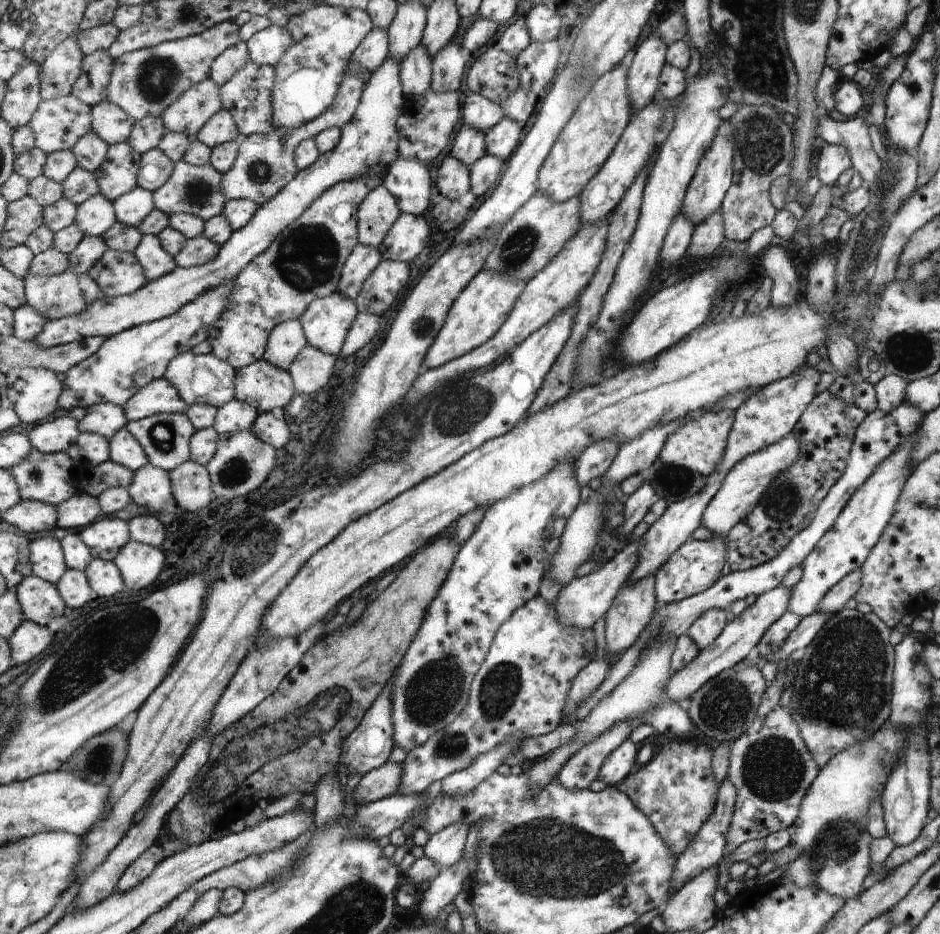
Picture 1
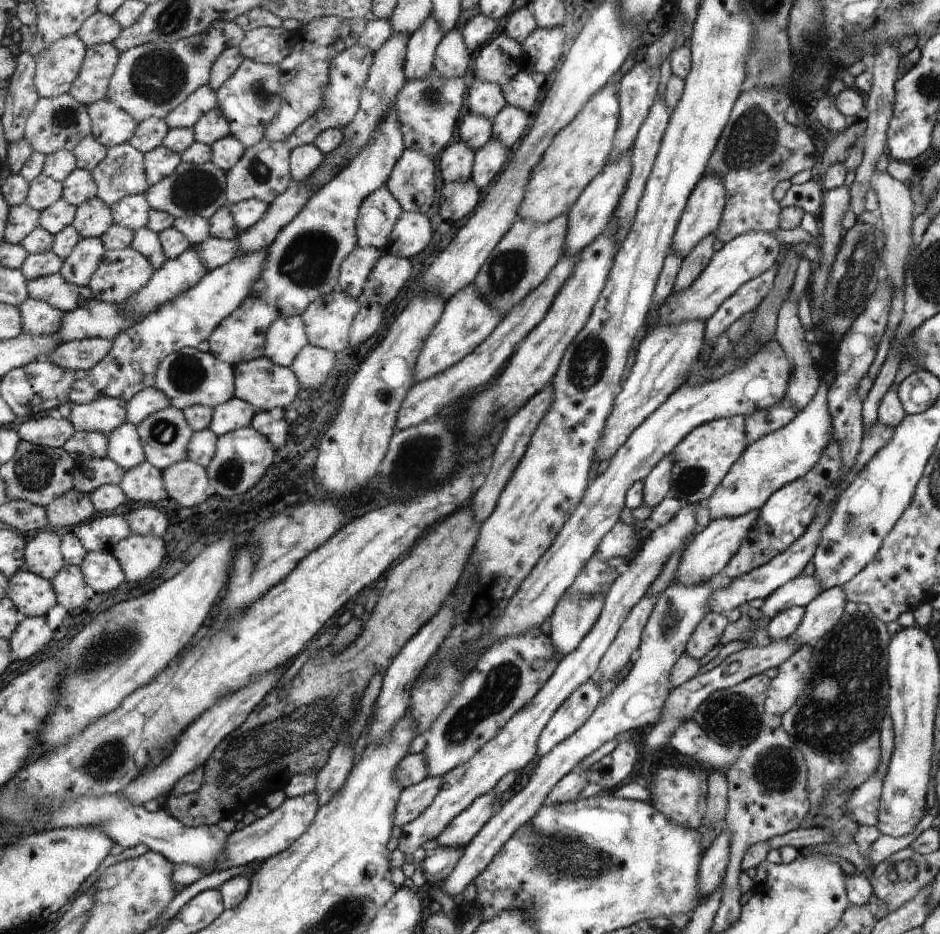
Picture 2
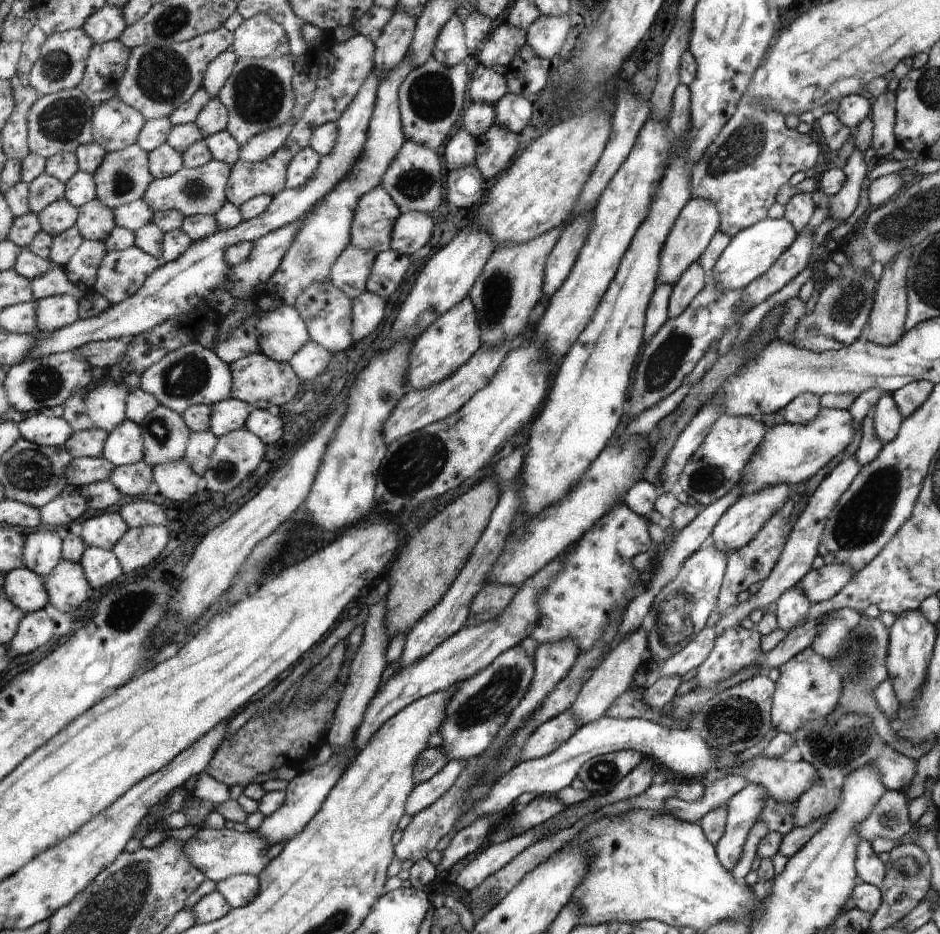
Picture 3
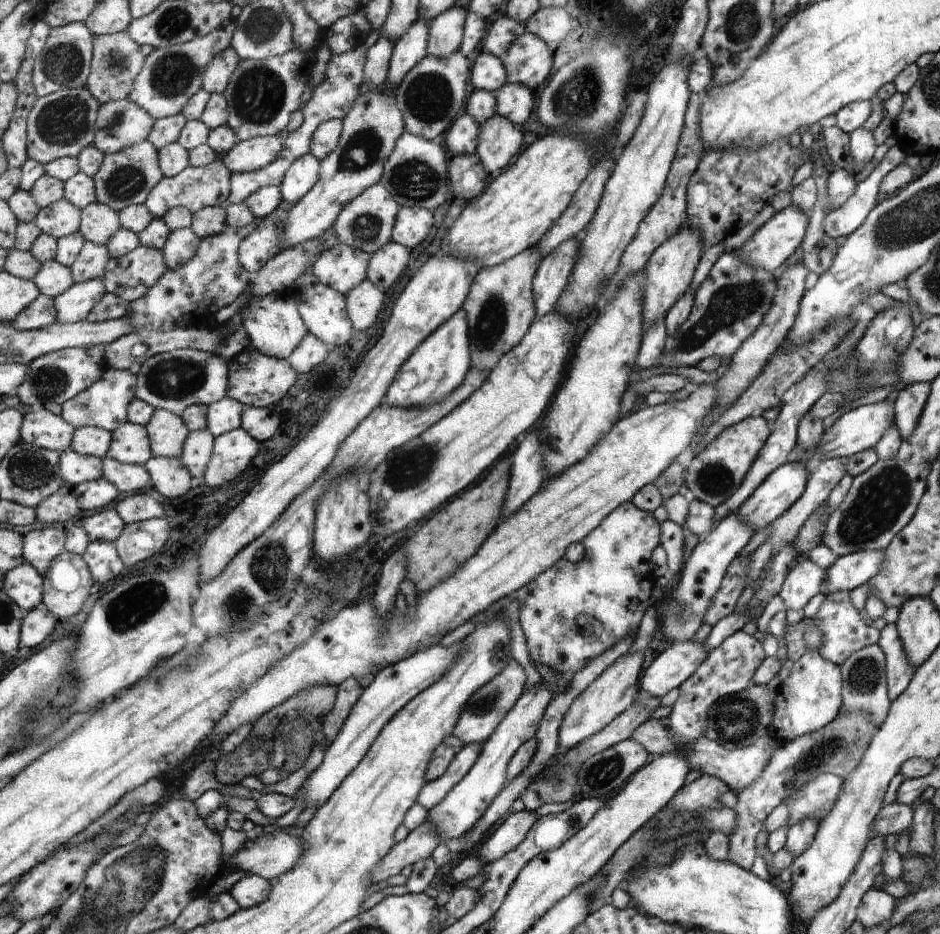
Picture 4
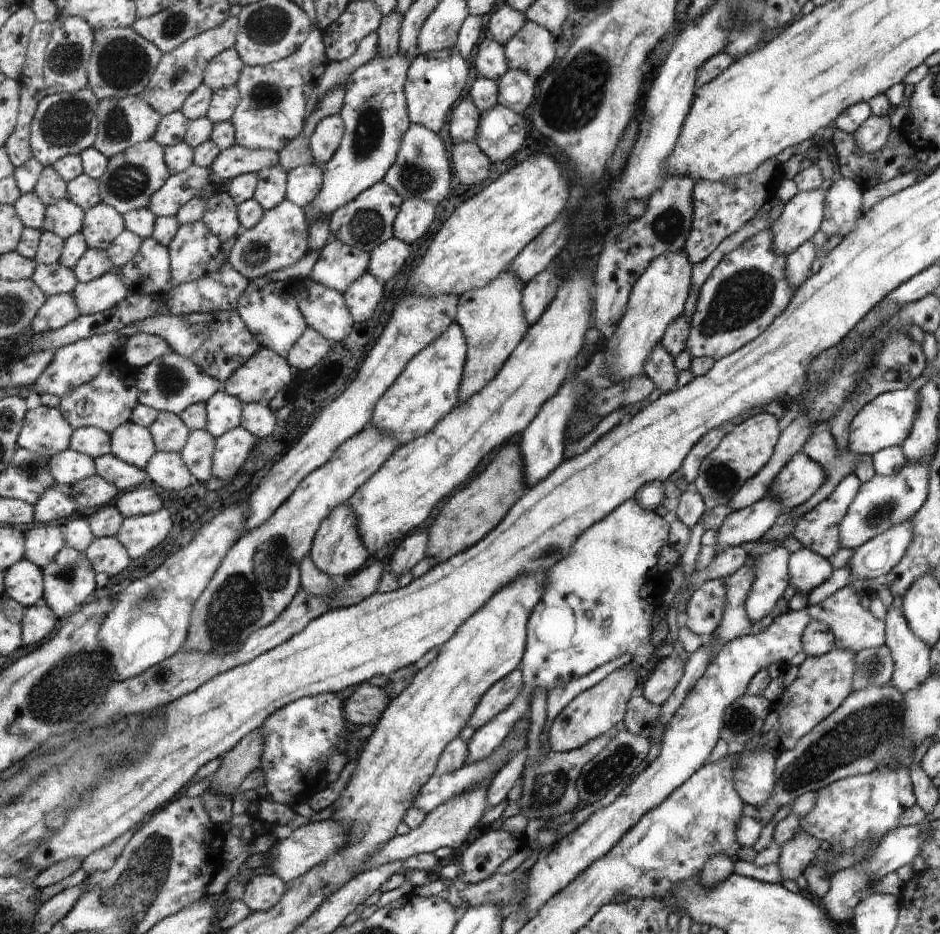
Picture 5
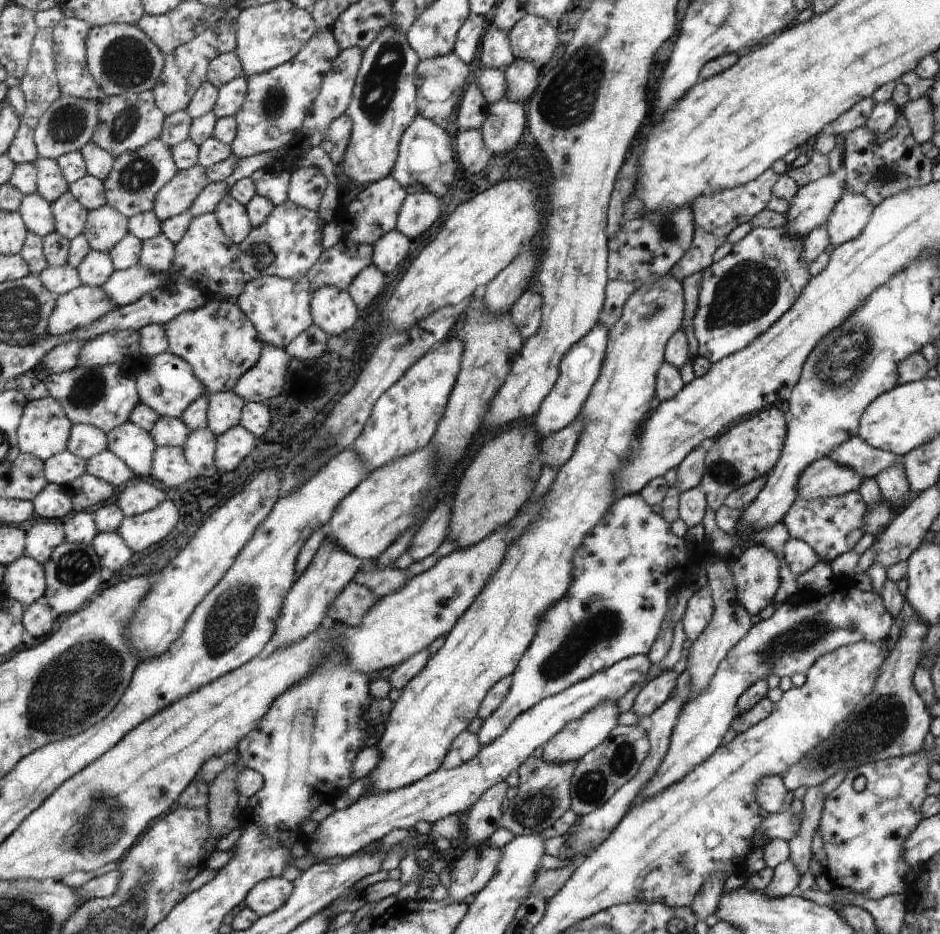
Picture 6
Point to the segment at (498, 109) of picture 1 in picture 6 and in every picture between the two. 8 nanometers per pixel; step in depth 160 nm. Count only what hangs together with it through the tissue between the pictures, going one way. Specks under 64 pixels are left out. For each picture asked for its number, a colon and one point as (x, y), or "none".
2: (487, 99)
3: (487, 85)
4: (489, 74)
5: (491, 63)
6: (496, 53)

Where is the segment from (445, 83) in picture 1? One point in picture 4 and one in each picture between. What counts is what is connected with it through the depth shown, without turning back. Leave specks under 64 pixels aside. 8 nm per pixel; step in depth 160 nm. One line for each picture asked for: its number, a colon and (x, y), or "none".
2: (451, 61)
3: (450, 50)
4: (446, 32)

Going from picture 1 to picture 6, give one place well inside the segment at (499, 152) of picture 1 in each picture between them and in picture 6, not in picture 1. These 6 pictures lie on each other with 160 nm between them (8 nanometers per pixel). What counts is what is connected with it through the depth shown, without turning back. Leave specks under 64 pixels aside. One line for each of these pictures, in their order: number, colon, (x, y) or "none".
2: (508, 126)
3: (513, 111)
4: (514, 101)
5: (516, 89)
6: (521, 76)

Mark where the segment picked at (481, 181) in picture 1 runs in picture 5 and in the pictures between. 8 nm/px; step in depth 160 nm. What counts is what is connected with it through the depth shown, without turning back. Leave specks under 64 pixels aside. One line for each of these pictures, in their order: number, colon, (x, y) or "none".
2: (488, 161)
3: (495, 150)
4: (498, 140)
5: (501, 132)

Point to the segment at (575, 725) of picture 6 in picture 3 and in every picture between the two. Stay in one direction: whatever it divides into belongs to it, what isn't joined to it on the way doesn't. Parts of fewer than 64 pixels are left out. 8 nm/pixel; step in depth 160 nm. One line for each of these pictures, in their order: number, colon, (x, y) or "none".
3: (612, 677)
4: (615, 689)
5: (594, 711)

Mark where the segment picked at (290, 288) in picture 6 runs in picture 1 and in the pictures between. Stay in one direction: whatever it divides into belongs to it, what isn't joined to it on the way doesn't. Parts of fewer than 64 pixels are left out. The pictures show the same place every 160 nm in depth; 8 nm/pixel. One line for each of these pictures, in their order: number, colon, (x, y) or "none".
1: (285, 342)
2: (286, 336)
3: (282, 332)
4: (274, 326)
5: (271, 311)

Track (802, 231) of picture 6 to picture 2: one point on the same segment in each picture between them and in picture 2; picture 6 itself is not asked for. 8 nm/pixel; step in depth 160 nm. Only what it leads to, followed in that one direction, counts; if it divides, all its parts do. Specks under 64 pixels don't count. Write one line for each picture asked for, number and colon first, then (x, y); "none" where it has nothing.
2: (747, 256)
3: (753, 251)
4: (770, 245)
5: (802, 216)

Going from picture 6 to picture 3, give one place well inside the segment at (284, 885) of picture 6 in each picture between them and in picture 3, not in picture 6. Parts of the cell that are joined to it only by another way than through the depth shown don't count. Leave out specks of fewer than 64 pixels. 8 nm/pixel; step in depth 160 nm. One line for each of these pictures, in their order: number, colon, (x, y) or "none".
3: (241, 889)
4: (251, 890)
5: (261, 893)

